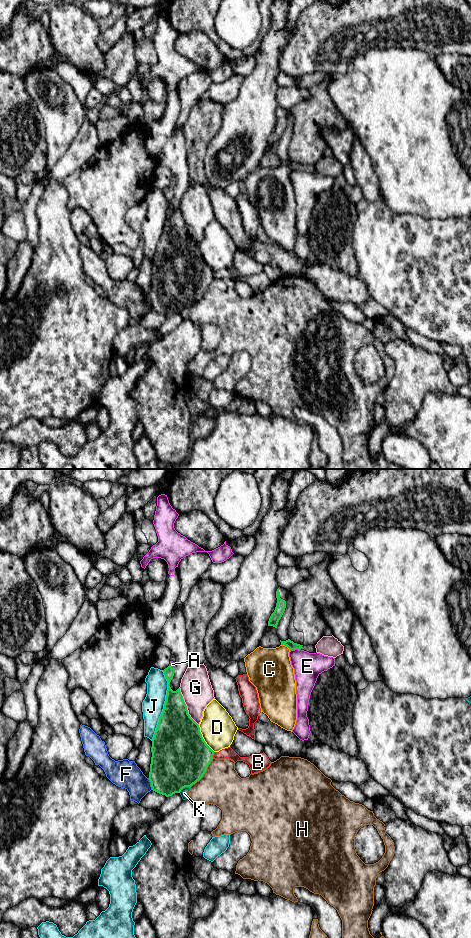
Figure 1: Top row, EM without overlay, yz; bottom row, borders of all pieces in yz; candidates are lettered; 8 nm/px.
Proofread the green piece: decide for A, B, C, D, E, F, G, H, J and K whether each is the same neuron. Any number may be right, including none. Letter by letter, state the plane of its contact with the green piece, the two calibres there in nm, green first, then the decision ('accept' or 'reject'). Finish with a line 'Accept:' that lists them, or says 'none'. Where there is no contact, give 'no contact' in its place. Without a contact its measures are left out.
A: yz | 130/50 nm | reject
B: yz | 440/80 nm | reject
C: yz | 70/360 nm | reject
D: yz | 460/280 nm | reject
E: yz | 70/220 nm | reject
F: yz | 400/220 nm | reject
G: yz | 360/260 nm | reject
H: yz | 460/320 nm | reject
J: yz | 340/180 nm | reject
K: yz | 460/70 nm | reject
Accept: none

